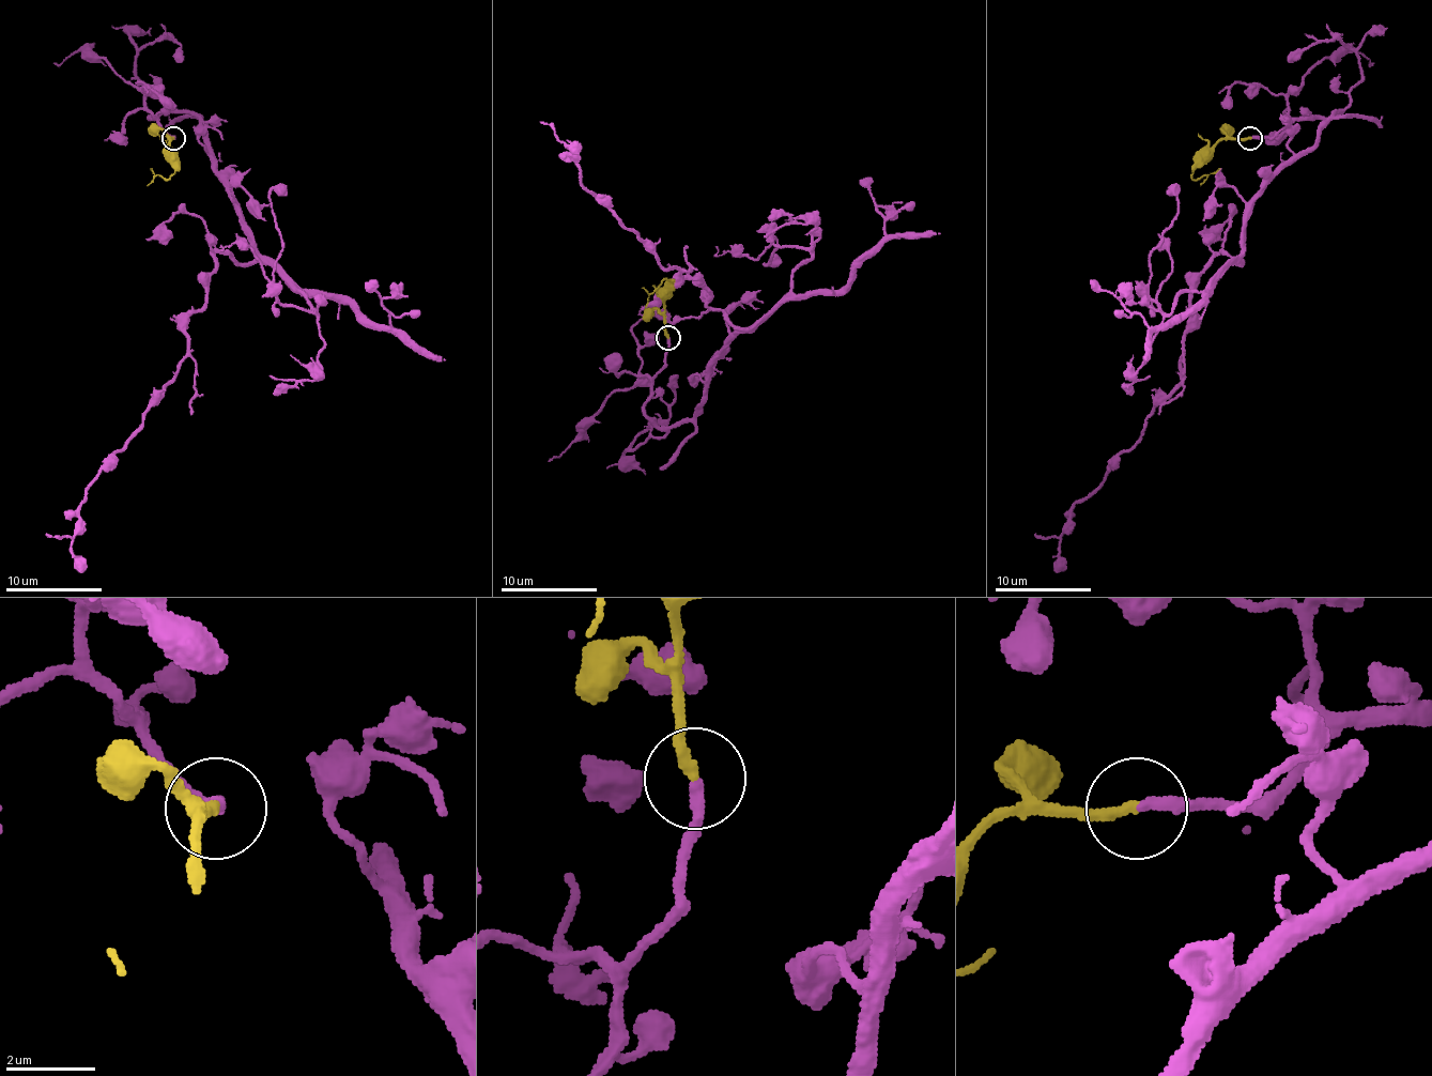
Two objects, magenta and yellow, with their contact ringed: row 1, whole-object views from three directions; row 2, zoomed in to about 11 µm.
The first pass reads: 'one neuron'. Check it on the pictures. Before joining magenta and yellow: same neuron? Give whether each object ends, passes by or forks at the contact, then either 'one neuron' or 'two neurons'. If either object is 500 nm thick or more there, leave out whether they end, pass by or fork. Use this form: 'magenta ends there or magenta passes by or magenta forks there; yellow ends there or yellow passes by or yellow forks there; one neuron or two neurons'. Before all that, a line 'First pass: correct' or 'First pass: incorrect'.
First pass: correct
magenta ends there; yellow ends there; one neuron

